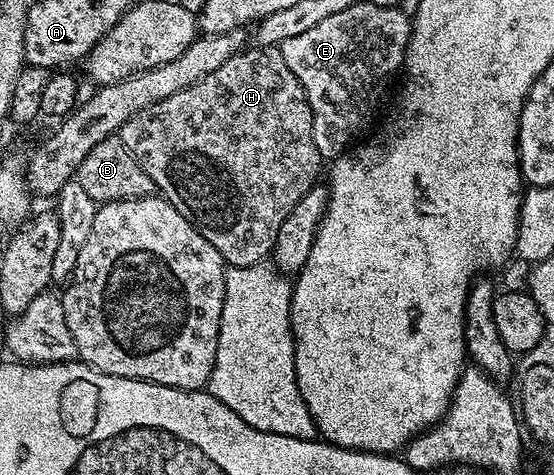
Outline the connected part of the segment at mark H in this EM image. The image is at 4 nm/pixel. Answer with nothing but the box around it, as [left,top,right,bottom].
[120,46,324,267]

